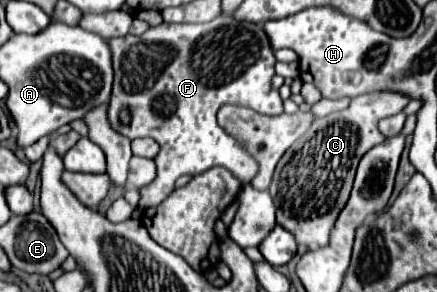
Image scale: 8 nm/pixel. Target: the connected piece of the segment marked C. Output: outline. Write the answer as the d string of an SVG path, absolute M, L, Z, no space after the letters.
M373 91L359 95L343 111L315 119L311 129L295 141L283 155L277 167L277 223L297 237L299 245L309 249L325 247L329 243L331 229L341 213L341 207L349 201L353 177L359 159L385 137L377 123L383 117L395 115L407 107L411 99L397 91Z

